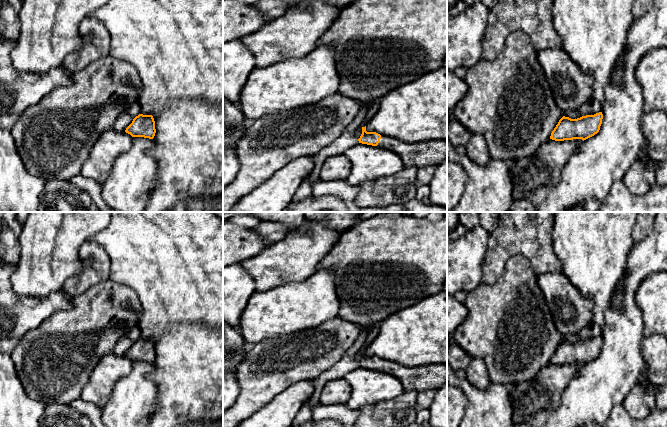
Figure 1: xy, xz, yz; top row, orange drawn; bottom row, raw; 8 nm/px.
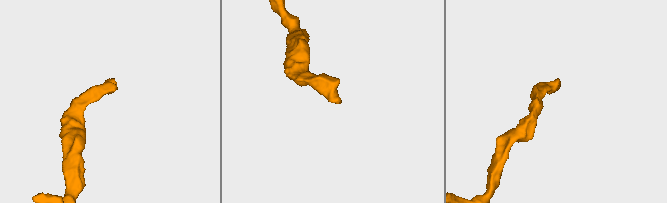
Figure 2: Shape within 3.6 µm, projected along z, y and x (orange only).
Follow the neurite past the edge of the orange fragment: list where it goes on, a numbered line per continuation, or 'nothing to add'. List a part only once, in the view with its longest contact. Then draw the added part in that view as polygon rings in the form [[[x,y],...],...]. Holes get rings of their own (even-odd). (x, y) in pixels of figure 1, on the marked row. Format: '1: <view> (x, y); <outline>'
1: xz (425, 153); [[[381,135],[377,146],[399,155],[405,168],[417,167],[419,169],[430,165],[437,166],[447,157],[447,139],[405,143]]]

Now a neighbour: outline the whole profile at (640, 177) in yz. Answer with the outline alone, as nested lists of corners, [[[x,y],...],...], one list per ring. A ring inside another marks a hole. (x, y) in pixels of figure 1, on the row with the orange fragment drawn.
[[[637,160],[625,173],[623,182],[635,195],[643,195],[656,183],[656,166],[652,161]]]

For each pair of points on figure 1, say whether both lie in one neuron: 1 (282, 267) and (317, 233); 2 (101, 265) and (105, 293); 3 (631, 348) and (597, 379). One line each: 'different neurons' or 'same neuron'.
1: same neuron
2: different neurons
3: same neuron

